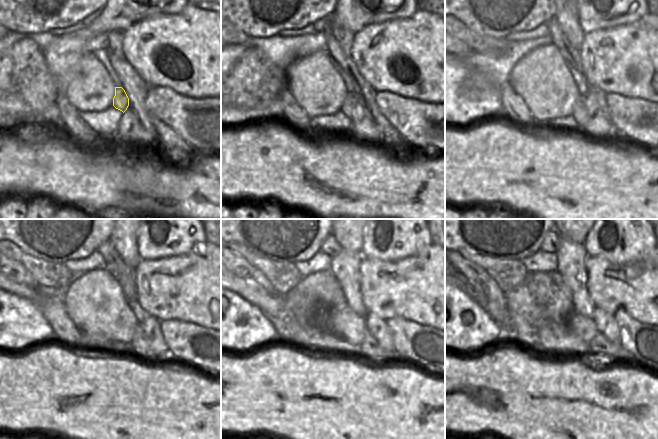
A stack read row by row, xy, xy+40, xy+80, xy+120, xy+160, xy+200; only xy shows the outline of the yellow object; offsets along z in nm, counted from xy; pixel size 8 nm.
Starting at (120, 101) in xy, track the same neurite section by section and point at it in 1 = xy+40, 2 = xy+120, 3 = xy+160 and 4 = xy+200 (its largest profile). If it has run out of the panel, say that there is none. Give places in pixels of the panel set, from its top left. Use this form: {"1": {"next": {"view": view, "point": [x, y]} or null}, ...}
{"1": {"next": {"view": "xy+40", "point": [350, 102]}}, "2": {"next": {"view": "xy+120", "point": [140, 345]}}, "3": {"next": {"view": "xy+160", "point": [369, 348]}}, "4": {"next": {"view": "xy+200", "point": [600, 345]}}}

